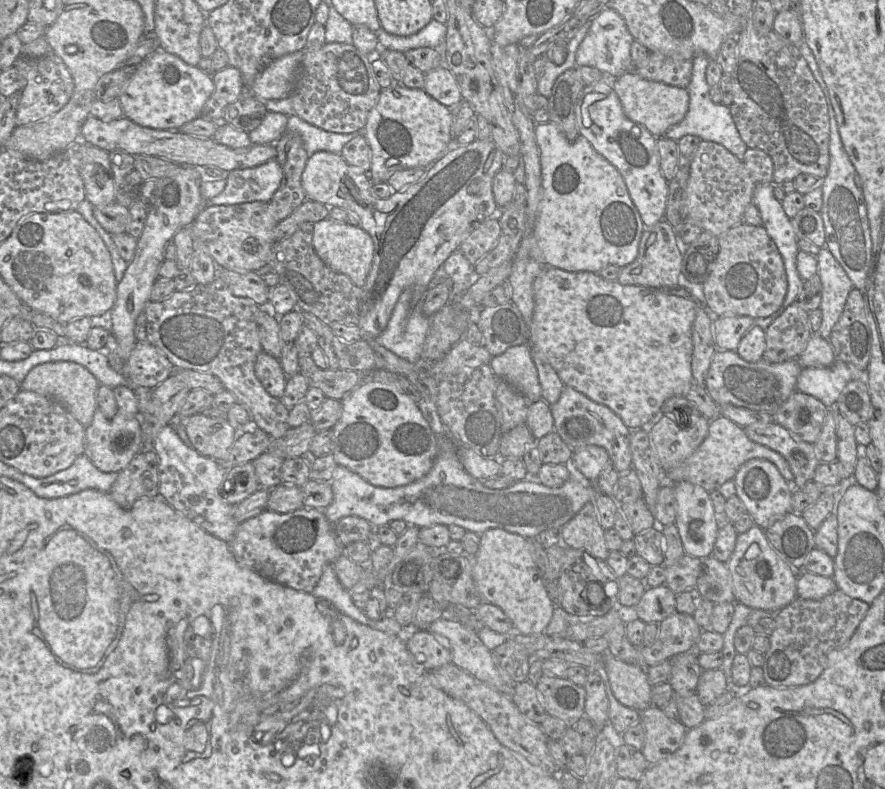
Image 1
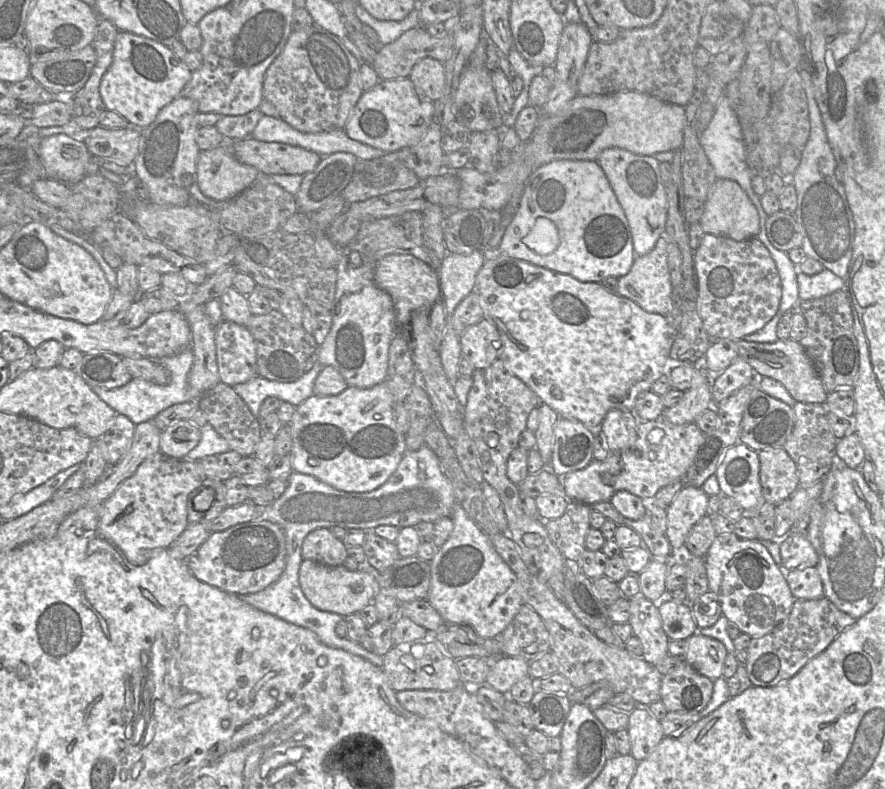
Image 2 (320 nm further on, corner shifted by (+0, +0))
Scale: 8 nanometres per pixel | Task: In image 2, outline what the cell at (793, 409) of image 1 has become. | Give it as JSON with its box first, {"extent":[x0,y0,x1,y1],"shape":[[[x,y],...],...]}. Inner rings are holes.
{"extent":[739,389,794,452],"shape":[[[757,389],[744,409],[739,441],[756,452],[783,448],[794,423],[792,407]]]}

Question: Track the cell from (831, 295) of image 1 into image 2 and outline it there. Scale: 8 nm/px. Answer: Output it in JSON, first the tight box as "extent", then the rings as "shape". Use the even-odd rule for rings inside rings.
{"extent":[797,268,845,301],"shape":[[[825,268],[815,275],[806,275],[798,270],[797,282],[800,301],[821,298],[845,288],[845,279]]]}

